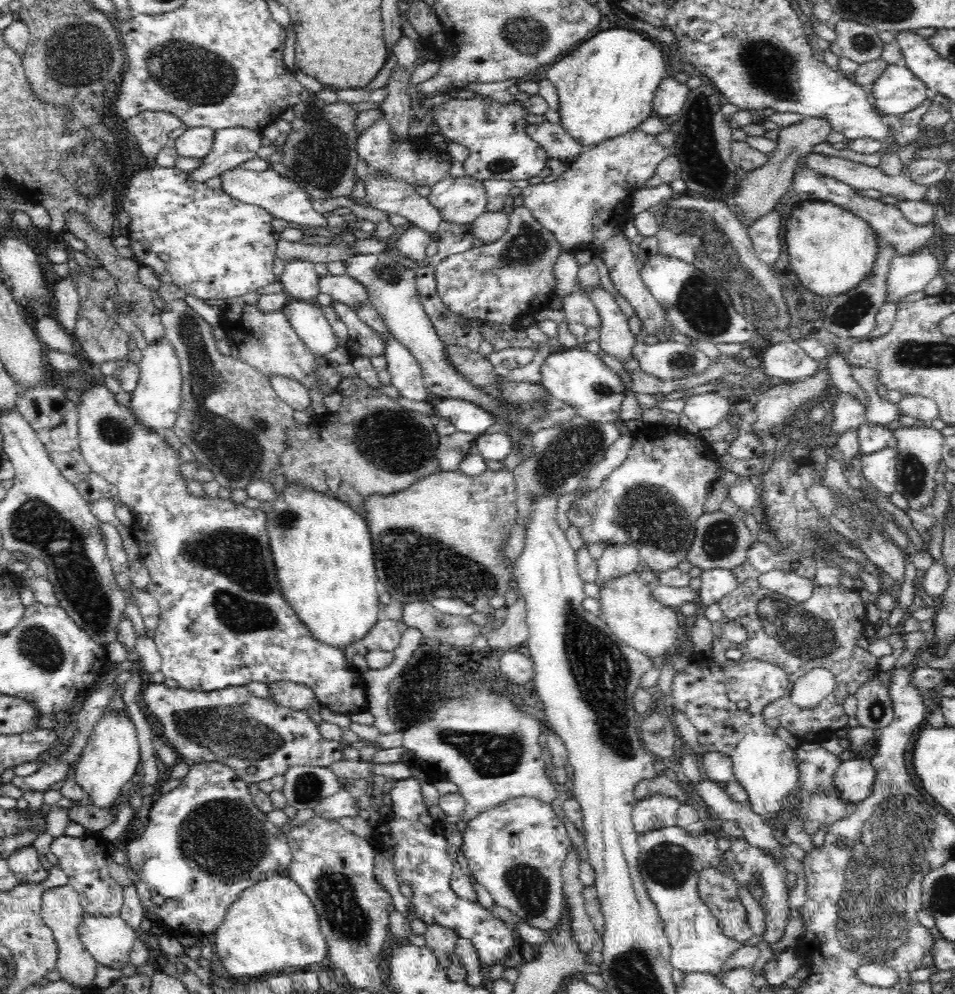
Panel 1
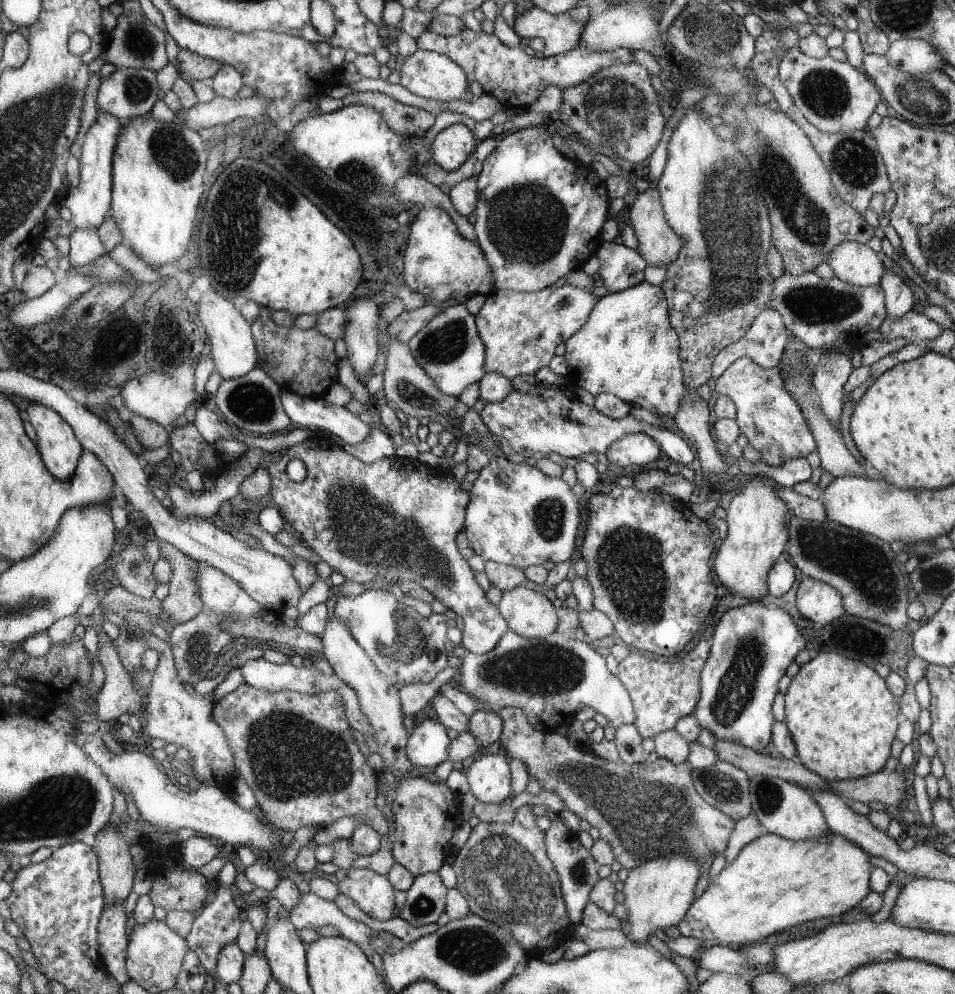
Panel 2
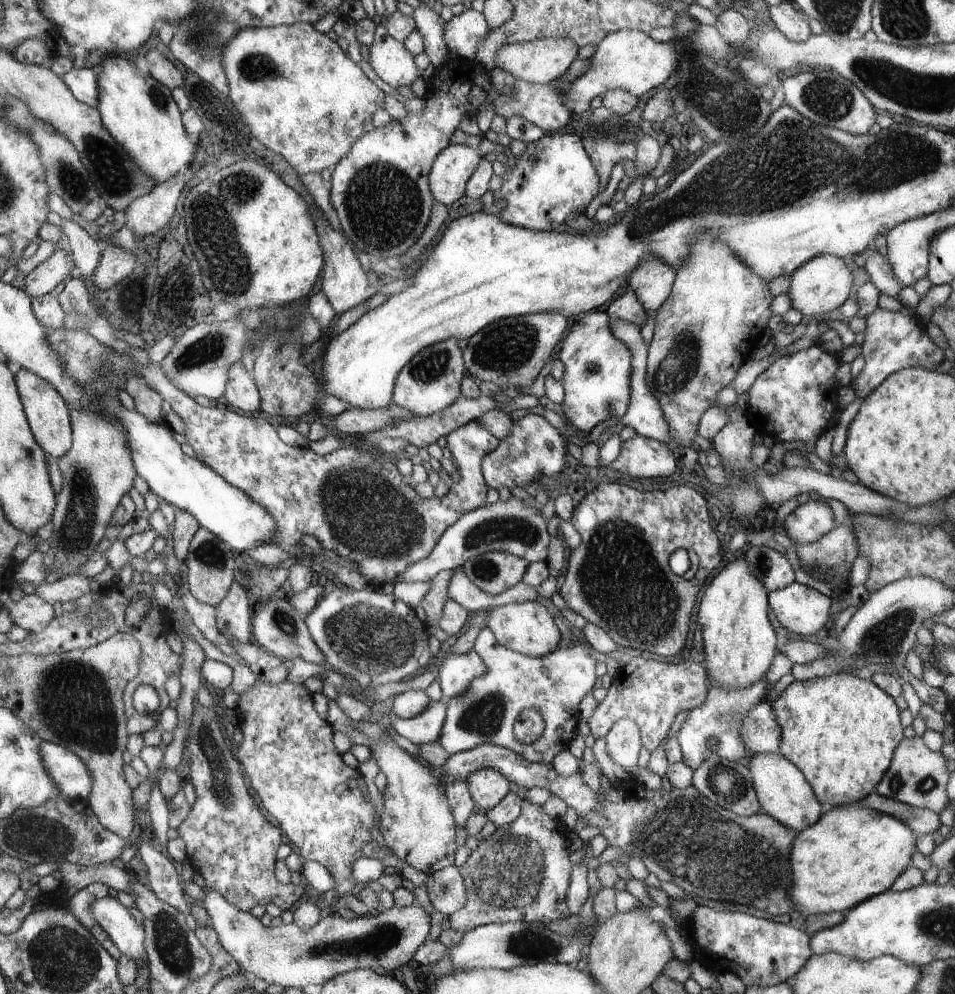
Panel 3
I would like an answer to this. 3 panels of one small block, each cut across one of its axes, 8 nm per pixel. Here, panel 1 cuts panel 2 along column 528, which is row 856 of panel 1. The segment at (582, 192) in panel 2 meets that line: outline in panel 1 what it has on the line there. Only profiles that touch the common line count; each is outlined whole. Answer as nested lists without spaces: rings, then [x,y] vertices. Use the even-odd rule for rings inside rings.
[[[199,761],[190,766],[188,775],[180,781],[180,785],[177,788],[166,793],[161,793],[156,802],[152,804],[149,816],[145,820],[148,823],[145,831],[140,836],[135,837],[134,840],[129,840],[124,844],[128,857],[125,866],[138,874],[139,880],[134,885],[138,889],[138,895],[140,895],[144,912],[145,914],[154,912],[158,916],[155,923],[160,928],[163,928],[165,934],[174,936],[174,938],[177,936],[196,936],[202,938],[205,934],[216,930],[217,925],[224,920],[225,913],[228,912],[230,905],[238,900],[240,893],[244,892],[246,888],[264,879],[264,876],[270,872],[286,872],[288,874],[287,871],[292,860],[292,851],[290,843],[286,840],[286,834],[282,834],[280,826],[272,824],[272,821],[267,819],[267,813],[262,812],[256,806],[256,803],[253,801],[250,785],[243,782],[236,775],[232,767],[217,762]],[[152,894],[160,894],[160,896],[165,898],[165,902],[162,905],[152,903]]]

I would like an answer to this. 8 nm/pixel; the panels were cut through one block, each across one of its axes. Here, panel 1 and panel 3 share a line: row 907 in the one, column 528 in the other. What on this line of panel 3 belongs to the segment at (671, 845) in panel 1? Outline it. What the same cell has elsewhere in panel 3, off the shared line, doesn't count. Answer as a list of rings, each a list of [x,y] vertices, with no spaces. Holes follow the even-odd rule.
[[[484,627],[476,637],[473,649],[482,657],[485,662],[485,671],[482,676],[474,678],[470,682],[470,688],[454,698],[448,699],[449,714],[446,715],[445,724],[442,724],[440,738],[436,740],[449,755],[458,752],[464,752],[482,744],[493,744],[507,748],[517,752],[530,762],[536,764],[552,764],[552,760],[568,748],[568,744],[574,738],[574,730],[576,730],[576,718],[578,718],[578,706],[582,702],[582,698],[593,692],[596,686],[596,658],[592,656],[596,650],[584,640],[578,642],[571,647],[556,648],[554,652],[542,656],[542,658],[534,658],[533,656],[524,656],[519,652],[514,652],[509,648],[504,648],[497,641],[497,636],[488,627]],[[526,708],[536,708],[540,710],[540,714],[545,720],[545,729],[539,740],[534,744],[522,744],[516,740],[513,727],[516,726],[516,720],[520,718],[521,712]]]

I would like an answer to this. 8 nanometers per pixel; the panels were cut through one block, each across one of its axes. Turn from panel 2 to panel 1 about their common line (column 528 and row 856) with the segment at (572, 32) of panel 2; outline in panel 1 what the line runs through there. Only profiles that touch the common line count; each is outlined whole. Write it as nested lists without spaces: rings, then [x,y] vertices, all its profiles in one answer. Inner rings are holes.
[[[34,845],[19,848],[7,861],[20,883],[39,883],[48,876],[48,870],[40,863],[40,855]]]

